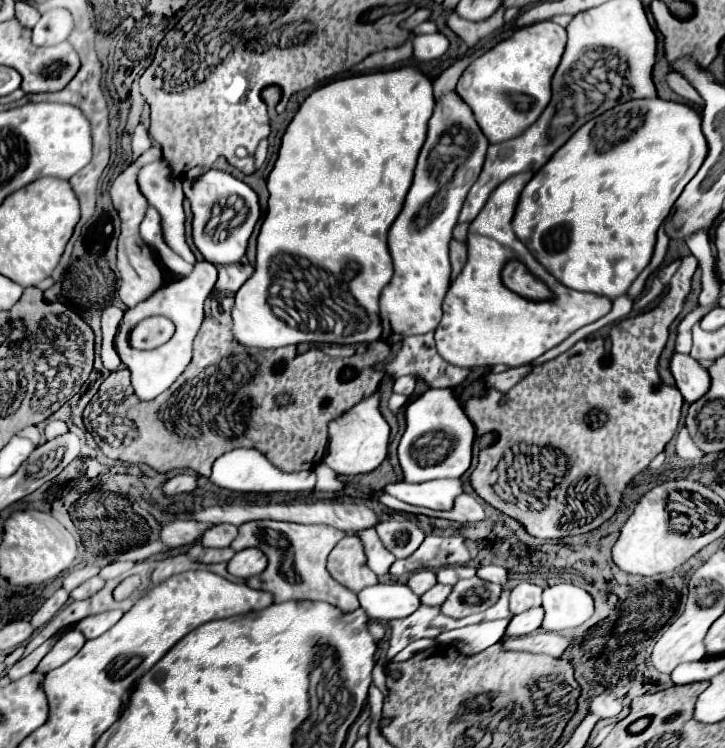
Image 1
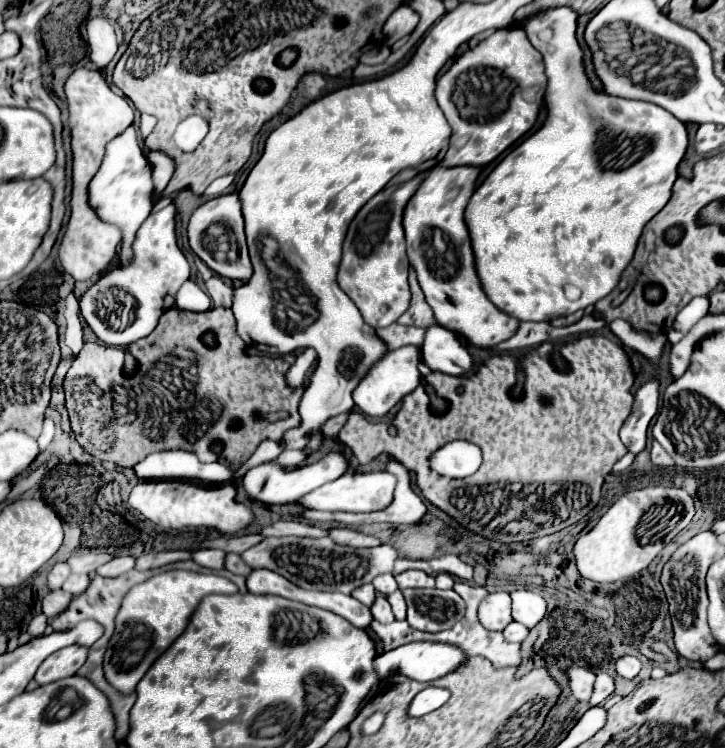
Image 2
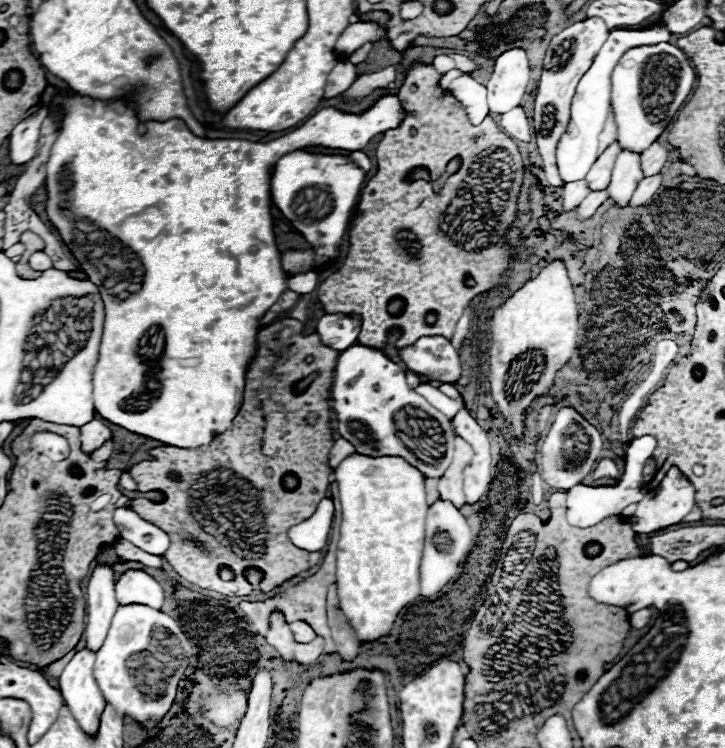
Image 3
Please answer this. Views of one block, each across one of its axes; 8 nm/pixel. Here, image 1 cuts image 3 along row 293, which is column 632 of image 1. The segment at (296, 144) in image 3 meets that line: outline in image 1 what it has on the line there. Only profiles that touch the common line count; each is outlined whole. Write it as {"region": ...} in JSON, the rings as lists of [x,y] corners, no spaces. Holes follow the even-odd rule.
{"region":[[[638,98],[638,100],[630,100],[624,104],[618,104],[616,108],[596,116],[592,122],[586,122],[550,160],[548,164],[544,164],[534,178],[526,184],[524,192],[520,194],[520,202],[512,220],[514,232],[516,236],[532,250],[538,252],[538,260],[568,288],[574,290],[582,290],[582,292],[596,292],[608,298],[616,298],[624,292],[628,292],[630,284],[638,278],[638,274],[650,264],[652,260],[652,248],[656,246],[656,232],[662,226],[662,222],[668,218],[674,202],[678,200],[678,196],[682,194],[684,186],[696,176],[696,172],[700,170],[700,164],[704,162],[704,158],[708,156],[708,144],[706,138],[702,134],[702,118],[700,114],[690,108],[688,104],[678,104],[678,102],[670,102],[670,100],[662,100],[662,98]]]}

